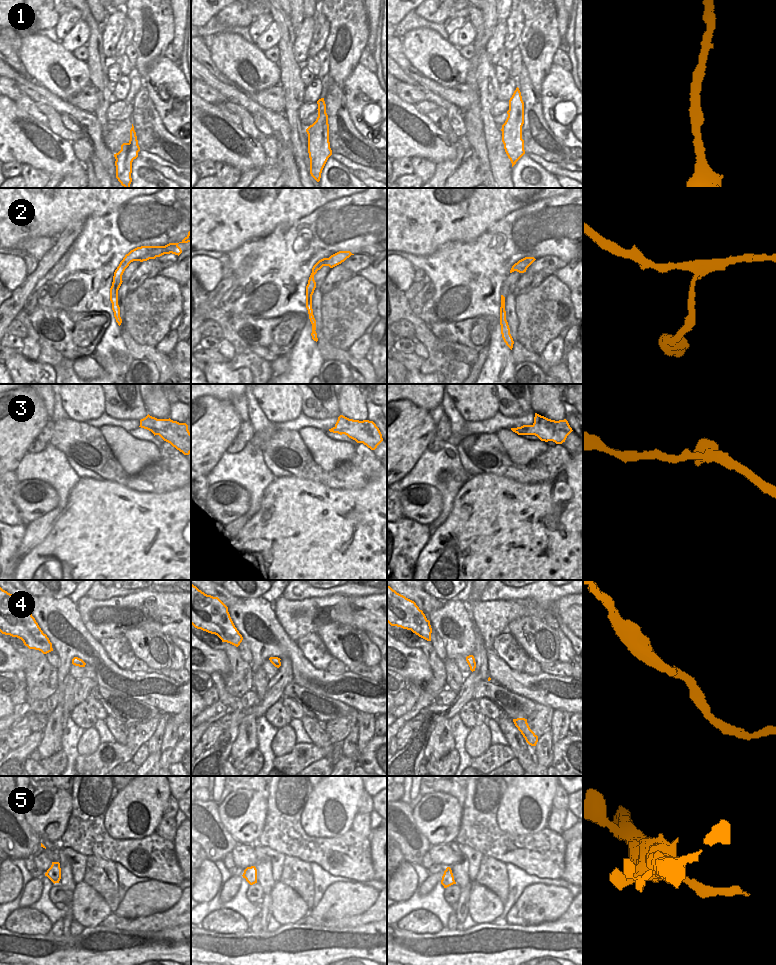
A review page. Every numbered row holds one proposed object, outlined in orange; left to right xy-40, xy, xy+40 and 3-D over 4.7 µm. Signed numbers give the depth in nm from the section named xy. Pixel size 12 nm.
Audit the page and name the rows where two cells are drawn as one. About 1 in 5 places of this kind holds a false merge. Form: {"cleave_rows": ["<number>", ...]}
{"cleave_rows": ["5"]}

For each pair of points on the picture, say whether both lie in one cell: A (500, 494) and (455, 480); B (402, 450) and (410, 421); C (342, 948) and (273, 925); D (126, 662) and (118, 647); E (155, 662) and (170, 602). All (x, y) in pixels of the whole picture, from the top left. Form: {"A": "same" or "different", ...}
{"A": "different", "B": "same", "C": "different", "D": "same", "E": "different"}

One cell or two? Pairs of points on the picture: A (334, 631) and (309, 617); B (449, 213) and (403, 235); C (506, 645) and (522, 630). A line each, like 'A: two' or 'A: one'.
A: two
B: one
C: two

